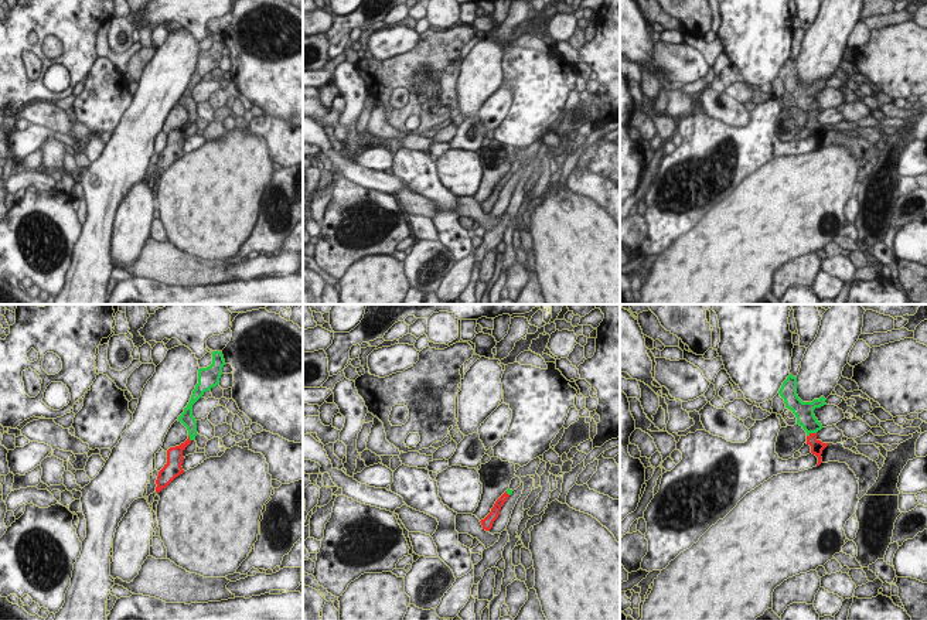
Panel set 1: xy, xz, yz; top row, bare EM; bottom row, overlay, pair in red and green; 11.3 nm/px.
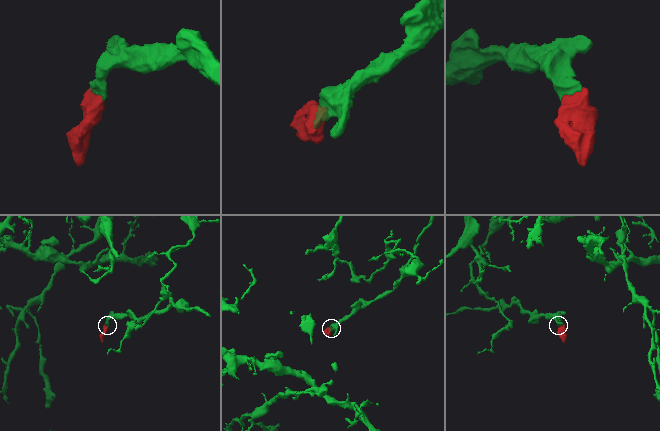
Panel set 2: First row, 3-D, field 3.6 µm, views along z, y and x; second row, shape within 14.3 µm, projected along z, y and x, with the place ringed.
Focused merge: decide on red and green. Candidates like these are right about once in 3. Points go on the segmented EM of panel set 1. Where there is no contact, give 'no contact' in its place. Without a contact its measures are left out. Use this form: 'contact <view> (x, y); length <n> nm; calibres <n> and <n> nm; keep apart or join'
contact yz (811, 433); length 120 nm; calibres 160 and 220 nm; join

